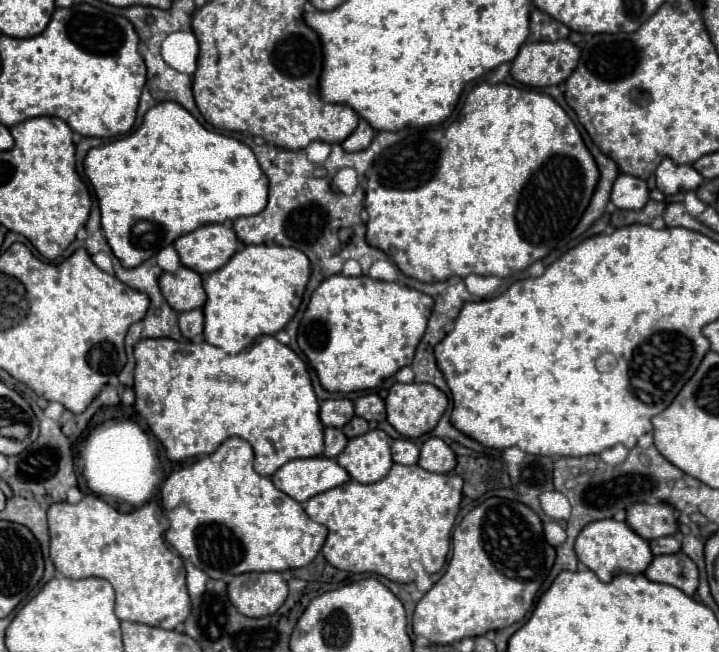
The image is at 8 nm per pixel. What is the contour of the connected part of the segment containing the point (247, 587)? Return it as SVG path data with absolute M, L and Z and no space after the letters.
M247 572L233 576L227 586L231 604L249 618L263 618L285 602L287 584L279 572Z

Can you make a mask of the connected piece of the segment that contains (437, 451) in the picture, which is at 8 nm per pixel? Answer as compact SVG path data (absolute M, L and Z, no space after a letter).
M429 438L421 446L421 454L419 454L419 462L417 464L421 468L429 470L429 472L447 474L455 466L455 454L441 438Z

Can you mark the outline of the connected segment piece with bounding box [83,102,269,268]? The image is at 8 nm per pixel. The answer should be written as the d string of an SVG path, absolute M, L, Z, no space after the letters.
M161 102L149 108L135 132L101 148L91 148L83 160L83 168L99 200L105 238L125 268L145 262L161 248L171 246L179 236L203 224L223 224L241 216L253 216L267 204L269 180L259 168L253 150L231 136L203 128L181 104L173 102Z

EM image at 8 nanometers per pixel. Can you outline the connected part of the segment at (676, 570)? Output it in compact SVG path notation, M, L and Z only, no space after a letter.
M683 552L653 556L645 576L653 582L663 582L683 590L687 596L693 596L699 584L699 572L695 562Z

